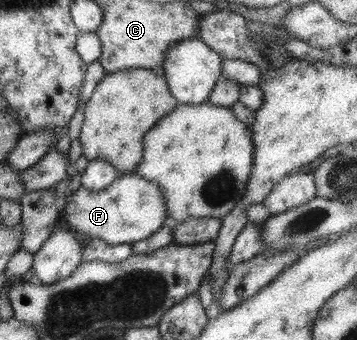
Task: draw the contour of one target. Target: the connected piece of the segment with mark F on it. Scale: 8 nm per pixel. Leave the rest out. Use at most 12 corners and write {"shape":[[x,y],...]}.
{"shape":[[135,173],[62,200],[73,232],[133,245],[168,223],[159,185]]}

